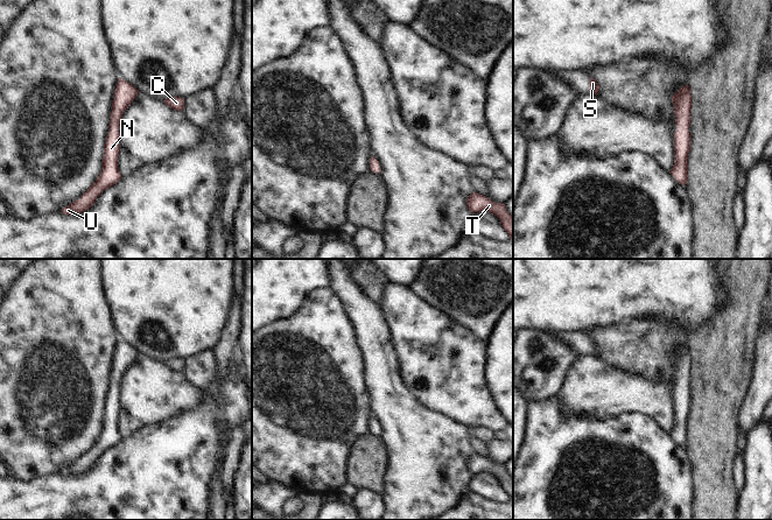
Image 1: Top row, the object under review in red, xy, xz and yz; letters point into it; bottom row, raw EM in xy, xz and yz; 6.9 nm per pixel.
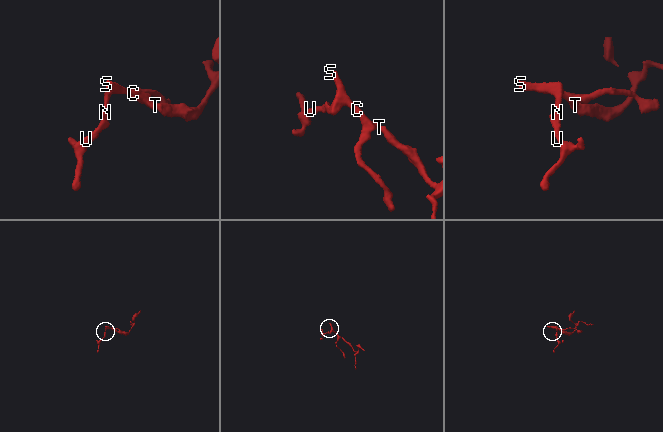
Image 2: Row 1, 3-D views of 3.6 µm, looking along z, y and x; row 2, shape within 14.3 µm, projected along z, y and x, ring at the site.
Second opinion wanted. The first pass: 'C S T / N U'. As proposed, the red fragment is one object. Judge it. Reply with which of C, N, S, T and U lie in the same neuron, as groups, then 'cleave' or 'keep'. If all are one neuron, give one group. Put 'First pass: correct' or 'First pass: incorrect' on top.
First pass: incorrect
C N S T U | keep

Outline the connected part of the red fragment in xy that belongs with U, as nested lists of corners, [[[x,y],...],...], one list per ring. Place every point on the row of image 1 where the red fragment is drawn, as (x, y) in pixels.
[[[118,78],[113,92],[112,107],[110,113],[110,131],[104,143],[104,154],[101,159],[101,170],[96,181],[80,195],[79,199],[62,209],[63,215],[77,215],[92,206],[96,198],[106,189],[114,185],[121,175],[118,170],[118,154],[119,154],[119,124],[124,111],[134,100],[139,91],[127,83]]]

